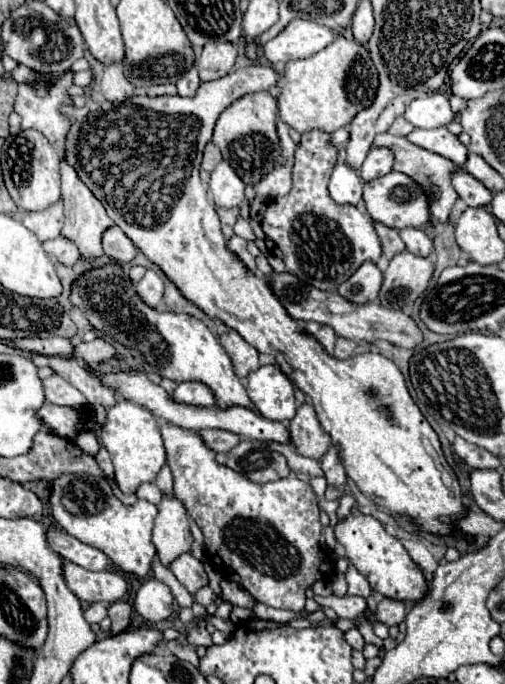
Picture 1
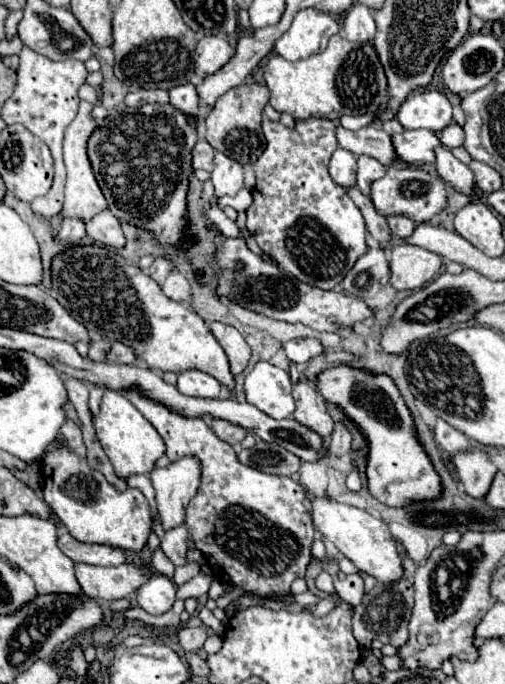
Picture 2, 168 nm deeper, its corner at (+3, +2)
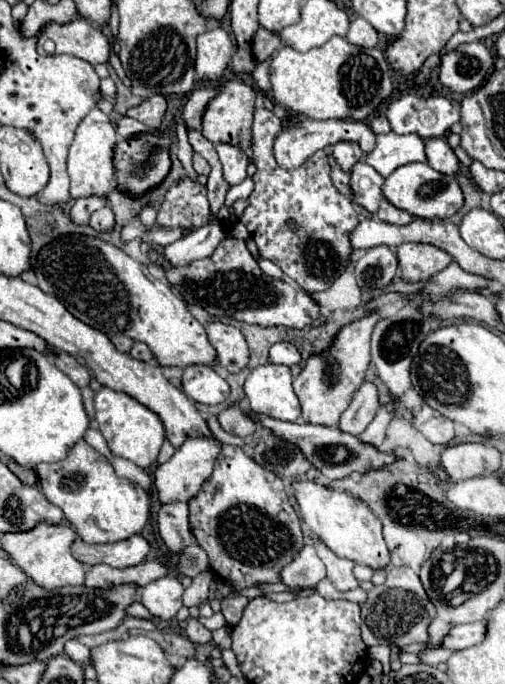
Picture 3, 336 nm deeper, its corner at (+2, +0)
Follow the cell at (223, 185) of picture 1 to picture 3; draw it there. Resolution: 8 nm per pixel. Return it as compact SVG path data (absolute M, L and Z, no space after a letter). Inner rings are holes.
M222 142L222 144L216 144L216 152L224 166L224 180L230 186L240 184L246 178L246 166L248 166L248 158L242 152L242 148Z

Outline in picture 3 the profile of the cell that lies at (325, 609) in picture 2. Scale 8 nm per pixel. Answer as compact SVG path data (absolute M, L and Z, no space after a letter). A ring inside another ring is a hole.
M312 538L314 542L314 548L318 552L318 556L322 558L322 562L326 564L326 570L328 570L328 578L335 580L336 588L342 588L342 592L348 592L352 588L358 588L358 580L354 578L352 574L352 568L354 568L354 562L352 560L346 560L346 558L338 558L322 540L318 538Z

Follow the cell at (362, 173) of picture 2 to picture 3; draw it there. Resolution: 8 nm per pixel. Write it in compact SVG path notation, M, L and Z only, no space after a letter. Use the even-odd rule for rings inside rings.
M360 160L350 170L352 202L356 206L366 208L370 214L376 214L378 204L384 198L382 184L384 184L384 178L380 178L380 174L376 174L376 170L372 170L372 166L368 166L366 162Z

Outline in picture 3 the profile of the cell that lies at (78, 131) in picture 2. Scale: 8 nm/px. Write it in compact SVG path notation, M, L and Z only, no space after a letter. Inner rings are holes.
M100 108L90 110L90 114L78 124L76 136L68 152L68 174L70 174L72 198L92 196L92 194L108 196L110 190L116 188L114 146L116 146L116 126L110 122L110 118Z

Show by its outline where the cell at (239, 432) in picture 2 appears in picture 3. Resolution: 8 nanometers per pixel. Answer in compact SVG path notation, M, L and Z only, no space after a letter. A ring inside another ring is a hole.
M232 404L226 410L222 410L218 414L218 420L220 420L220 426L226 432L242 436L242 438L246 438L246 436L256 432L256 422L246 412L242 412L238 404Z

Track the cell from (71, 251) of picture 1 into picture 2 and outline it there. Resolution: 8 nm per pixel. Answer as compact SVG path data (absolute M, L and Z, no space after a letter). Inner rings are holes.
M63 220L61 230L55 236L55 242L77 244L85 236L85 224L81 220Z

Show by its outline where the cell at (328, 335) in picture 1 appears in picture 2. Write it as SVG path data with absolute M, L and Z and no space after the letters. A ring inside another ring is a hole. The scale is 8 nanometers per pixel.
M307 336L307 338L295 338L295 340L289 340L283 344L283 350L285 354L289 356L291 362L299 364L299 362L309 362L311 358L323 354L323 344L319 338L315 336Z

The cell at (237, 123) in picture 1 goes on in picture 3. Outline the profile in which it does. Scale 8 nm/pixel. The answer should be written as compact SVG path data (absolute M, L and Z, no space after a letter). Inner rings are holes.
M228 80L218 86L218 94L208 102L202 116L202 134L212 142L228 142L246 150L252 146L252 116L254 116L256 90L240 80Z

